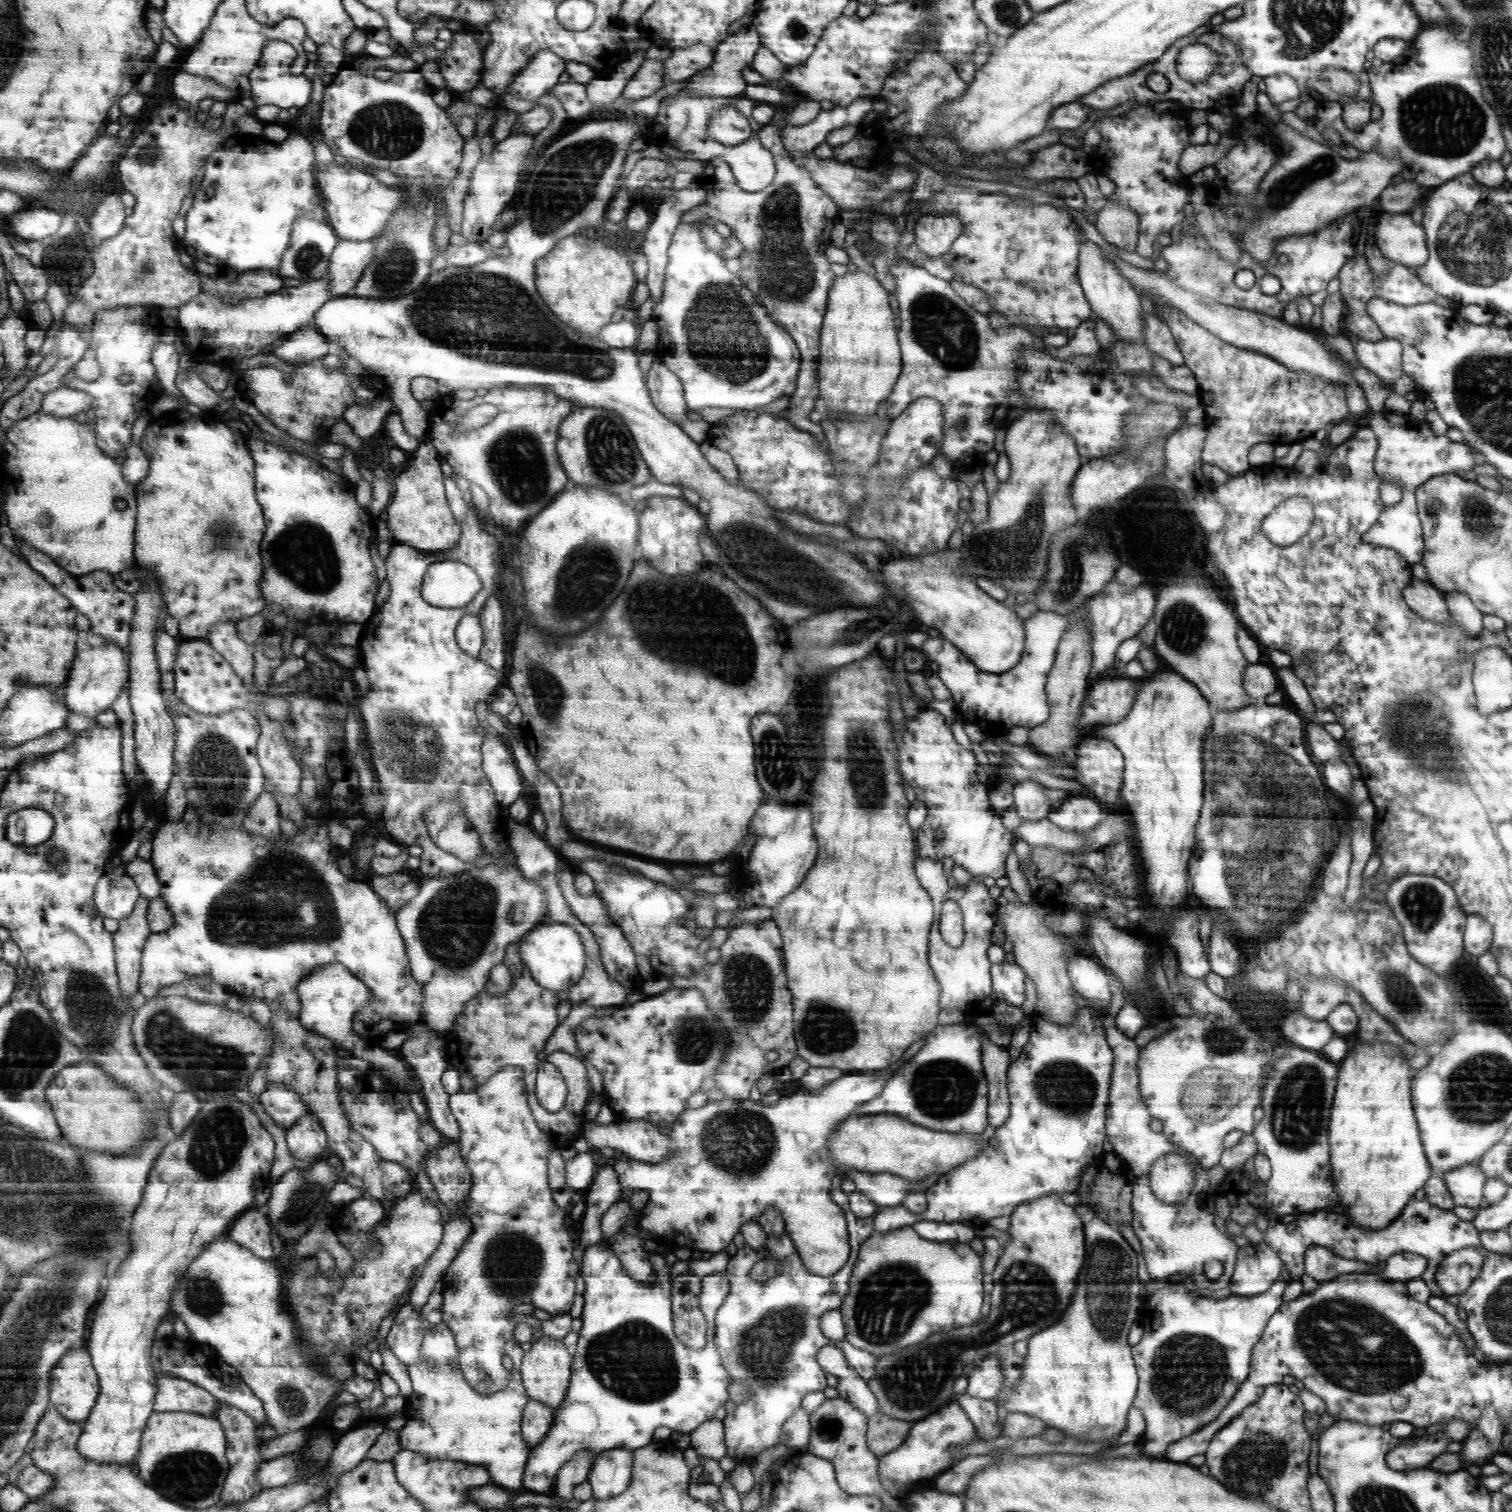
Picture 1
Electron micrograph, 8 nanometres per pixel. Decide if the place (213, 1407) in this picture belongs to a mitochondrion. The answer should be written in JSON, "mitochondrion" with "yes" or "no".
{"mitochondrion":"no"}

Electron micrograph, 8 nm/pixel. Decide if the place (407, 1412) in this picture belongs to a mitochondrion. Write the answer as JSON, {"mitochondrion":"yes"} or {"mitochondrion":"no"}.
{"mitochondrion":"no"}

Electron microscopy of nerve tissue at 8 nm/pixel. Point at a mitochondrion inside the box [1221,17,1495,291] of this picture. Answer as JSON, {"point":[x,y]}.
{"point":[1442,117]}

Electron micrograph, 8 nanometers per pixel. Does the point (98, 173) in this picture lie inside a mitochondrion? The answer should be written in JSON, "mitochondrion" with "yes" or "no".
{"mitochondrion":"no"}

